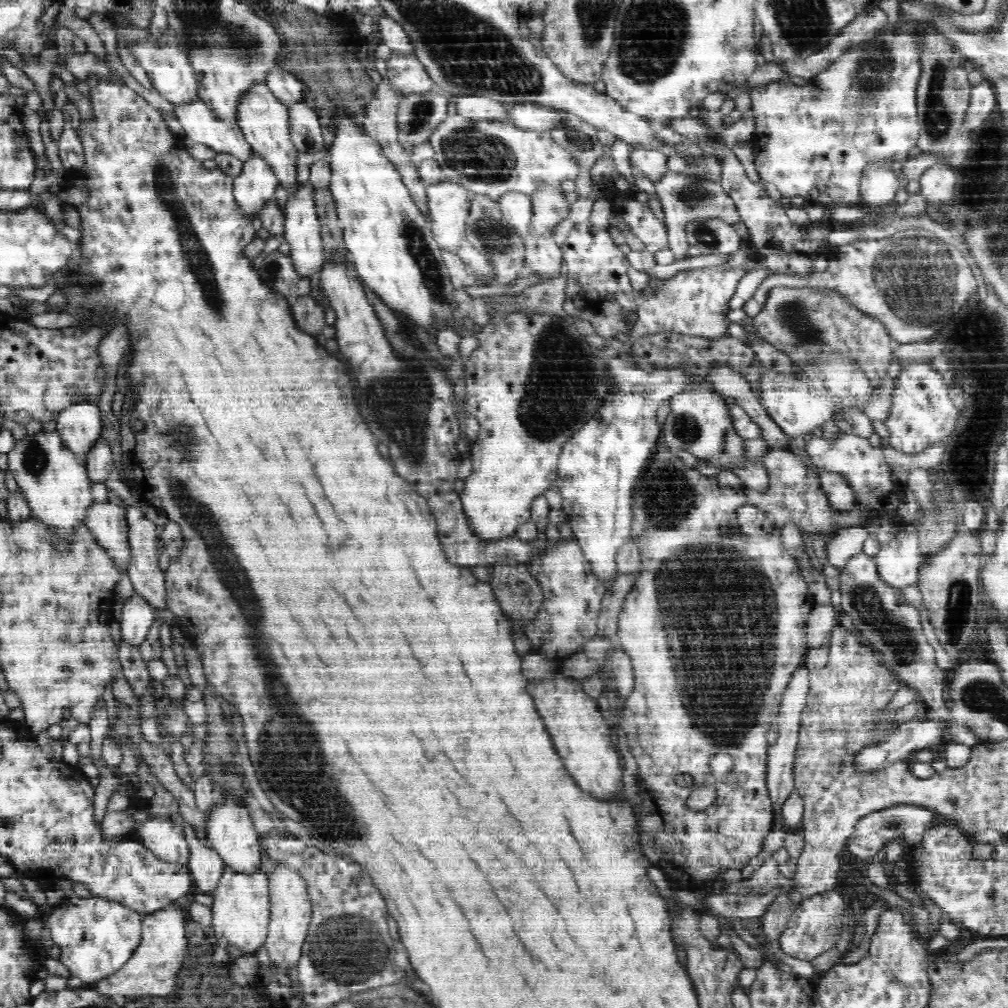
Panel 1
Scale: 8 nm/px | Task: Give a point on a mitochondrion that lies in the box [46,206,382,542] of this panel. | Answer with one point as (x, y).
(87, 288)

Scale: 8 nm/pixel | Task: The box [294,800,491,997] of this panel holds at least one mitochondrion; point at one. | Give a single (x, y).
(346, 948)

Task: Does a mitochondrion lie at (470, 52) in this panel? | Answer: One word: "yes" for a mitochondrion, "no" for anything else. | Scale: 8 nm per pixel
yes

